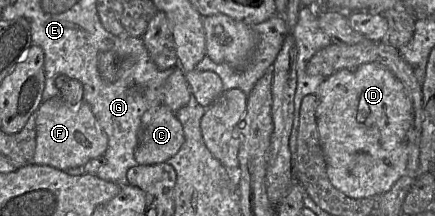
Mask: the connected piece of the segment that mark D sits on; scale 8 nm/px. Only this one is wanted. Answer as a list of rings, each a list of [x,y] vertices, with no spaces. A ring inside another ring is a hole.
[[[377,62],[364,63],[357,68],[341,69],[327,77],[318,87],[315,94],[318,98],[316,122],[319,141],[326,162],[327,176],[331,184],[340,192],[353,199],[378,198],[388,192],[392,186],[406,173],[408,164],[407,132],[412,125],[411,106],[401,81],[394,74]]]

